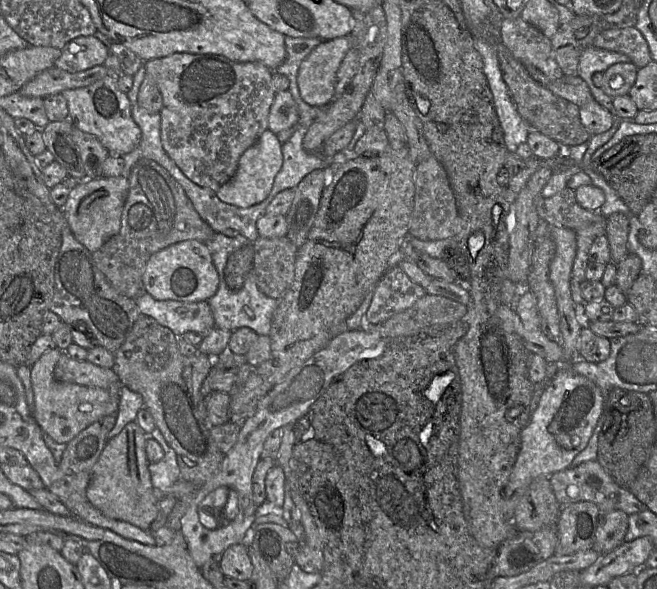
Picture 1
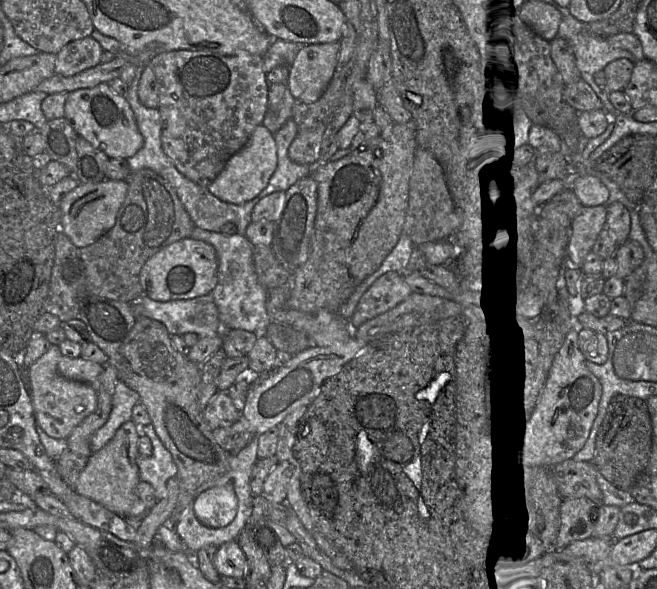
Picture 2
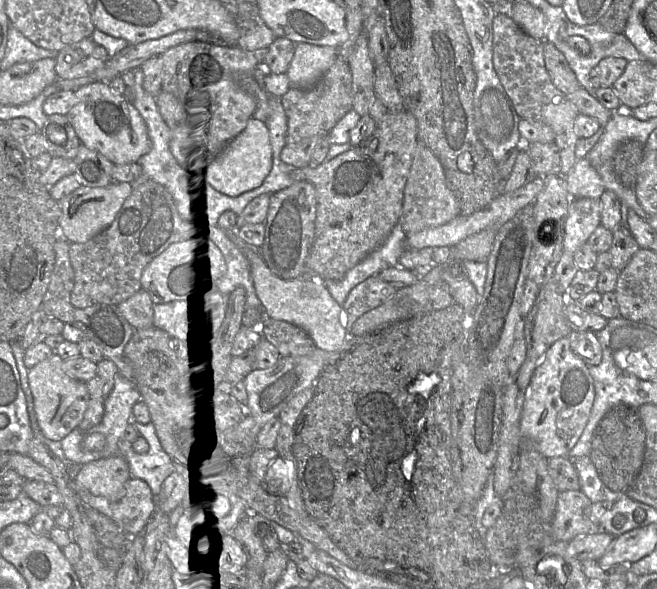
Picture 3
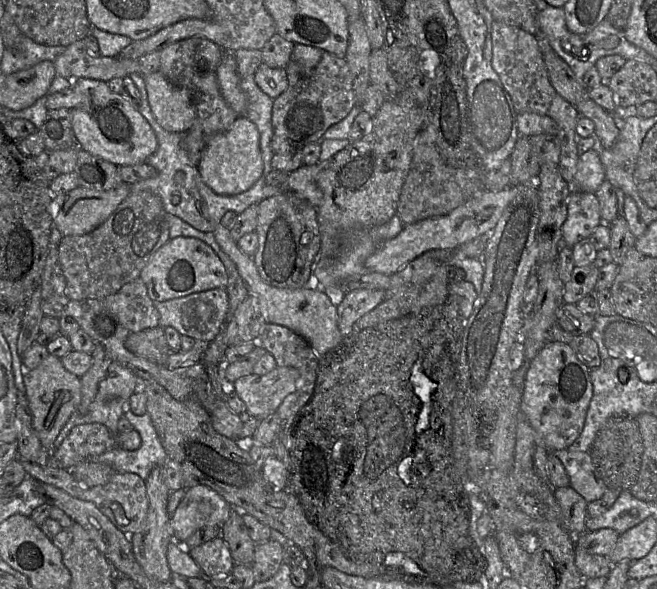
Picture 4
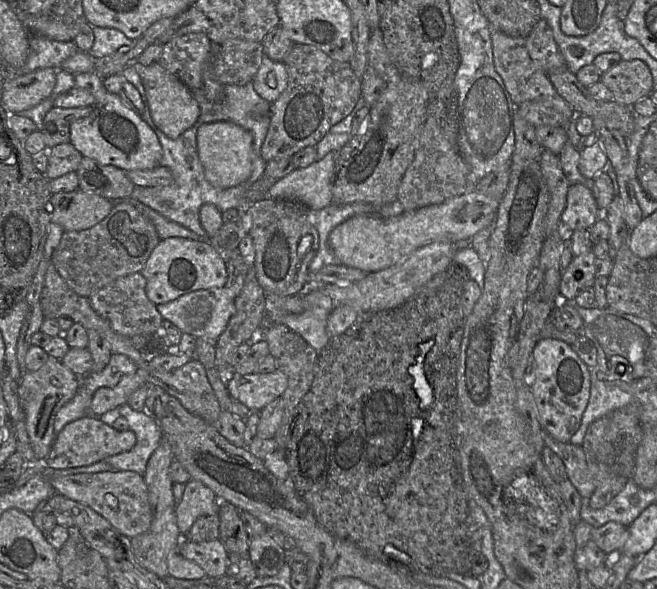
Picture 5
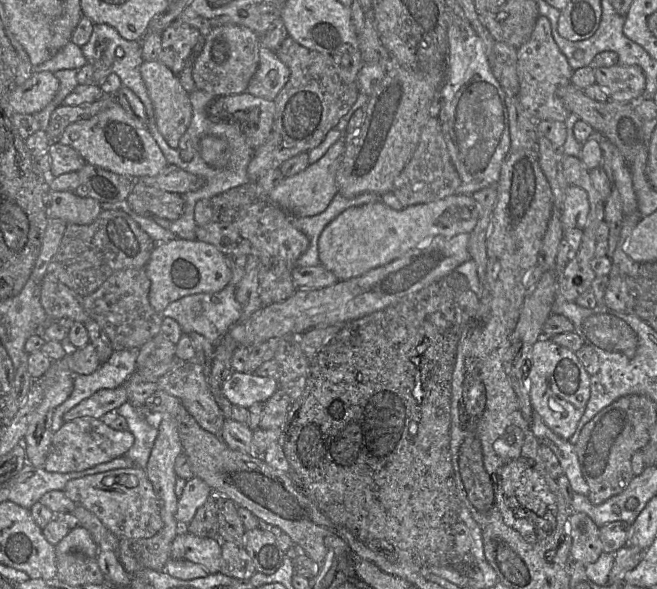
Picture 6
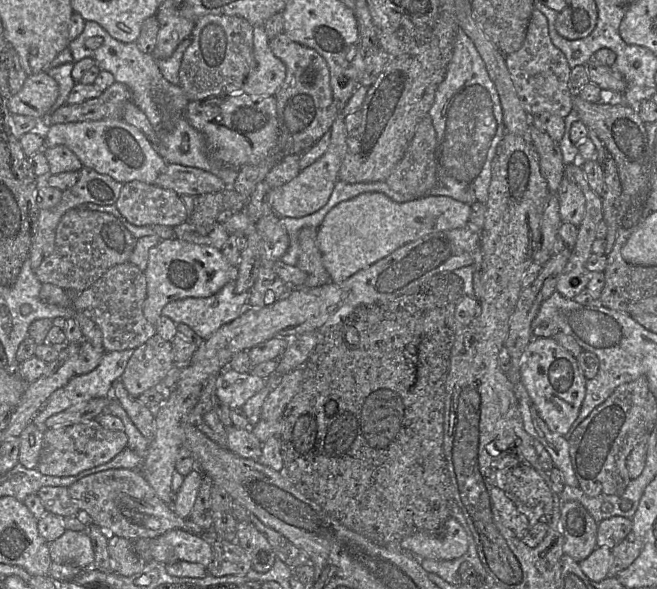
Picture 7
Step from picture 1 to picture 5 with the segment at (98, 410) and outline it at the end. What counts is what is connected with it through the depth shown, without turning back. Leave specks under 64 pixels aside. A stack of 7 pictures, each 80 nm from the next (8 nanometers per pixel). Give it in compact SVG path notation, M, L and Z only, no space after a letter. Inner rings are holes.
M49 356L36 371L24 371L18 380L18 393L25 414L27 431L33 450L39 461L45 461L55 440L54 422L58 411L76 394L80 377L67 368L61 360Z

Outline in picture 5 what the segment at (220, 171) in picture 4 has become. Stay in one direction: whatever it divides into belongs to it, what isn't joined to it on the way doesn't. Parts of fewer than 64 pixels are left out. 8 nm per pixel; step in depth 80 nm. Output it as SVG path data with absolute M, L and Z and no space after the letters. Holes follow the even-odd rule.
M233 122L201 124L197 131L197 152L206 180L216 188L237 186L246 181L252 173L253 136Z

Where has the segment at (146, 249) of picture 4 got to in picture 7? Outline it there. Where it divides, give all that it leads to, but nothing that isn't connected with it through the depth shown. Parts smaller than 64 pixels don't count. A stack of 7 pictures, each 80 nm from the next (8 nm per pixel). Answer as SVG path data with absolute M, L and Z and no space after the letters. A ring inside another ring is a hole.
M75 207L61 217L56 228L54 250L35 270L35 275L41 283L81 293L110 268L129 262L136 242L137 239L112 214Z

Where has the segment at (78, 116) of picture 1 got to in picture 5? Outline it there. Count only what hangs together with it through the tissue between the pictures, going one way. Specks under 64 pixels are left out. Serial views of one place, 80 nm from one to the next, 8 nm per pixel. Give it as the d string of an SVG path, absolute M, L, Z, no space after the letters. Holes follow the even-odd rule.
M94 72L75 75L75 87L88 90L95 98L92 113L70 126L70 144L83 157L124 171L149 170L160 166L163 151L156 134L142 116L128 108L118 94L108 92L103 80Z

